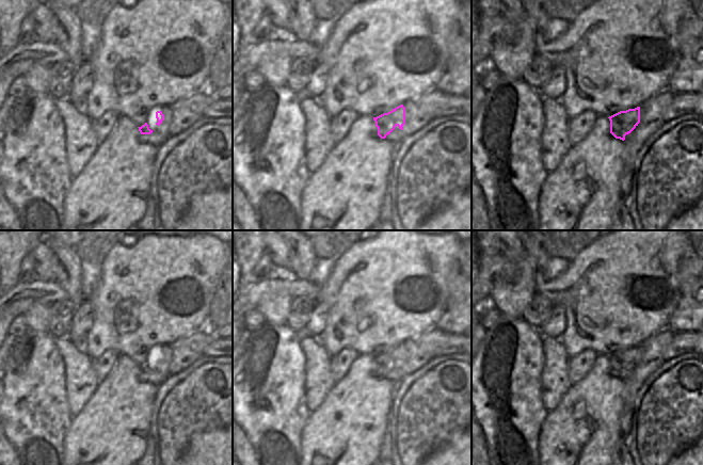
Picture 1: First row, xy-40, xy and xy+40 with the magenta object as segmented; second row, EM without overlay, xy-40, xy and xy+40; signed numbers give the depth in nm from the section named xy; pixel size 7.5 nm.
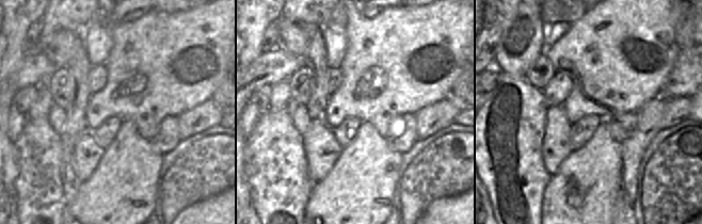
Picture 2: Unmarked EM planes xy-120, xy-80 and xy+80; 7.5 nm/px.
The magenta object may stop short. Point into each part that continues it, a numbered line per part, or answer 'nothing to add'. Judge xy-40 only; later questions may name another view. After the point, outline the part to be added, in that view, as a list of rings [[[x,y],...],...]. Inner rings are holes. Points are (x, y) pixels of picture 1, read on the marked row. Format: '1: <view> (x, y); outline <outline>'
1: xy-40 (160, 133); outline [[[155,107],[147,117],[147,125],[153,131],[150,134],[141,134],[141,140],[150,143],[156,148],[162,145],[171,135],[169,127],[171,125],[171,107]],[[161,111],[164,118],[162,123],[157,126],[156,112]]]

